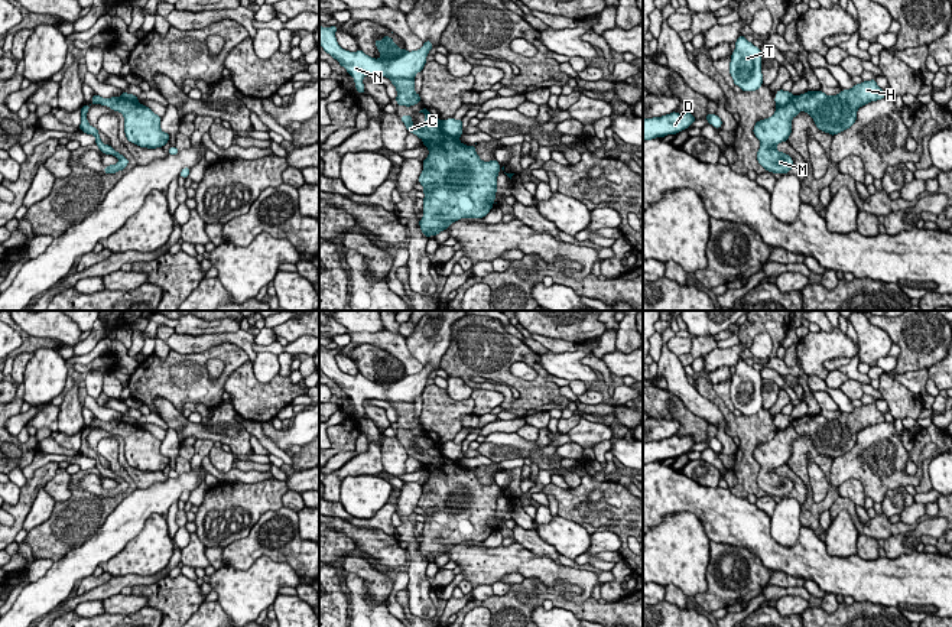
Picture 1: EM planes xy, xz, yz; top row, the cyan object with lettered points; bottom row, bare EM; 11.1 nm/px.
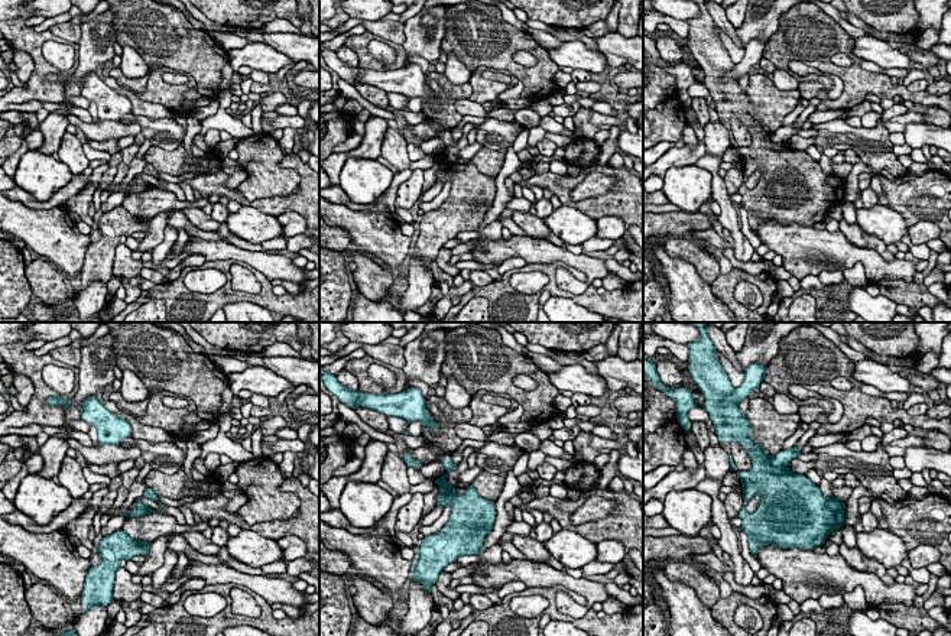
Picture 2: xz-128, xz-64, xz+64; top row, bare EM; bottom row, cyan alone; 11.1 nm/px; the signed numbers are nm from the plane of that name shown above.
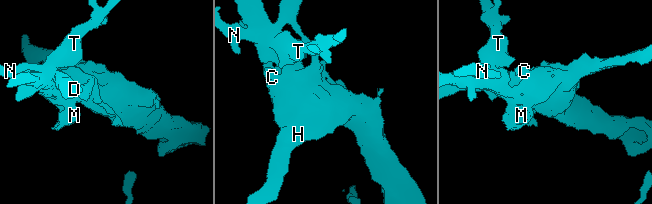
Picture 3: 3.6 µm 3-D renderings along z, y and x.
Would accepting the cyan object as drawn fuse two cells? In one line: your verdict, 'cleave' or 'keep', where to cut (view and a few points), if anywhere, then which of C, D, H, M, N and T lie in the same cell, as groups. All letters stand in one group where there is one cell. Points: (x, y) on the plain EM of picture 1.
cleave | xz (406, 374), (387, 385), (379, 383) | C H M / D N T

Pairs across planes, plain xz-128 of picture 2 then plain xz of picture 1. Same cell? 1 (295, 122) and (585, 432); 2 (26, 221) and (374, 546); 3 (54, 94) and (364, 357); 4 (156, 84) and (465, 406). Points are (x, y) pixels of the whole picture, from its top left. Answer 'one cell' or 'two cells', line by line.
1: one cell
2: one cell
3: one cell
4: two cells

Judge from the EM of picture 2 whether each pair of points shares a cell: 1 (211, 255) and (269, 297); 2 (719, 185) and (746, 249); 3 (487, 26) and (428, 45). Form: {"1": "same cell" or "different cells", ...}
{"1": "different cells", "2": "same cell", "3": "different cells"}

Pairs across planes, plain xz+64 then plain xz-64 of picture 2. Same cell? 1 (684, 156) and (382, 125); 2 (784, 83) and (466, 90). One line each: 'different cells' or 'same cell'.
1: same cell
2: different cells

